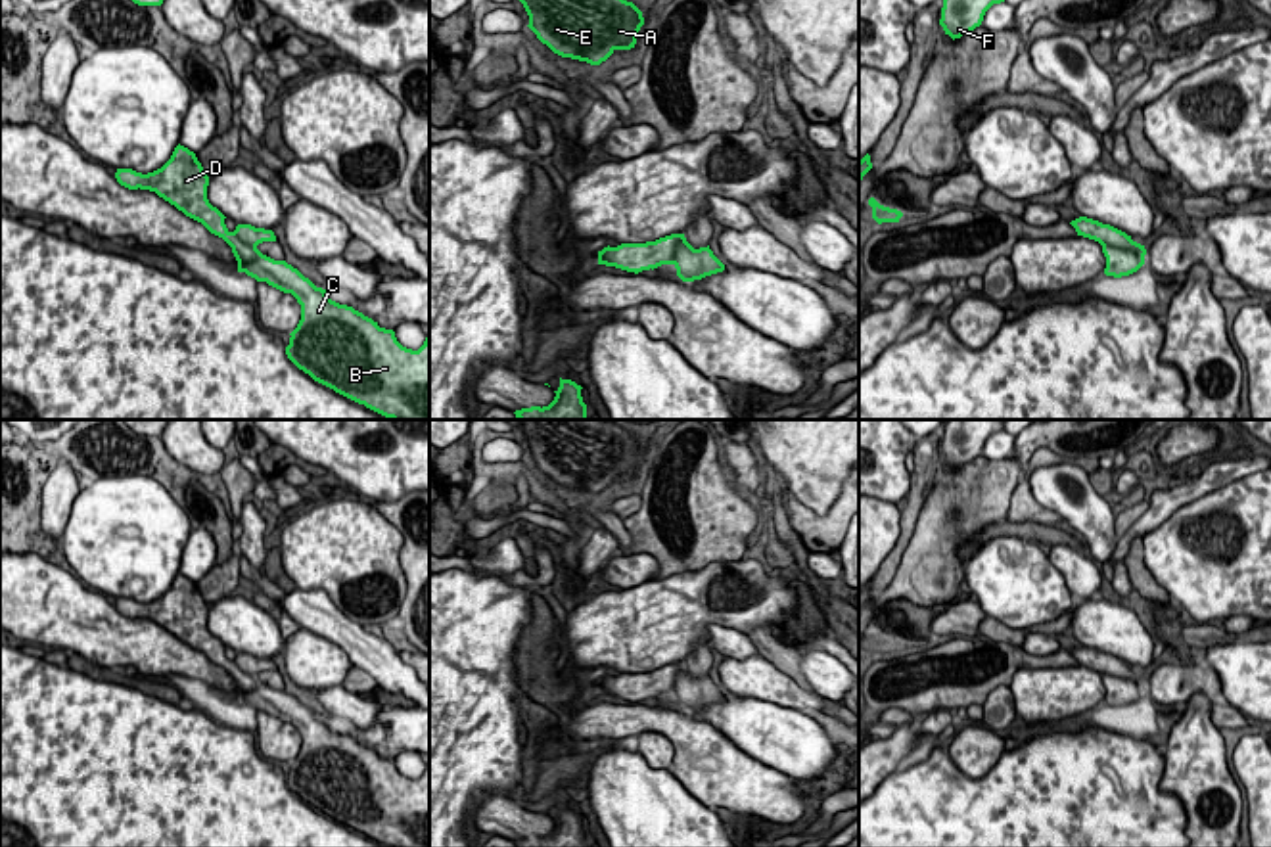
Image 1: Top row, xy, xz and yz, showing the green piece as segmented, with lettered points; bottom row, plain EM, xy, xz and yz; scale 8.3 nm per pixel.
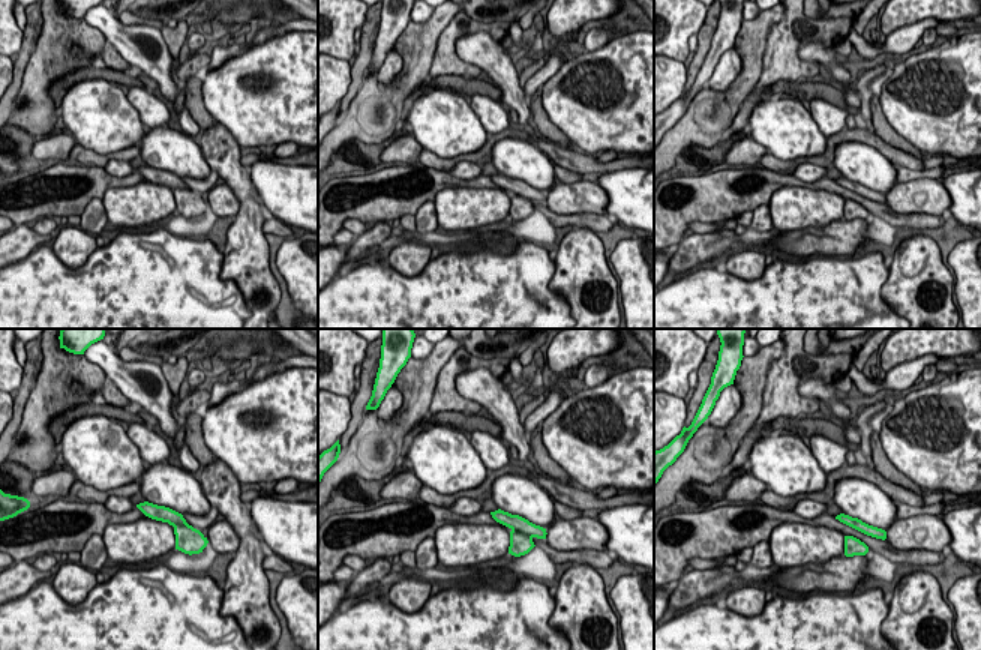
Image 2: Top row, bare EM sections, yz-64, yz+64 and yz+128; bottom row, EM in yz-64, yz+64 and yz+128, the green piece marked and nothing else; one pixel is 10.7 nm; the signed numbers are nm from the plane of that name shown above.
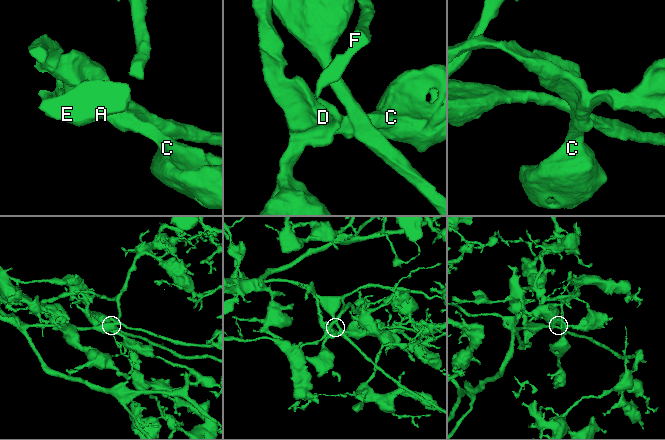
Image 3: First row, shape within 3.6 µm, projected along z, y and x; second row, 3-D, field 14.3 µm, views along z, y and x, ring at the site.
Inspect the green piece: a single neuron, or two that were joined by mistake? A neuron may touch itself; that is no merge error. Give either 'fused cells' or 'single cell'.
single cell

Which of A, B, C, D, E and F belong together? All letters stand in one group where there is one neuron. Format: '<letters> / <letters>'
A B C D E F

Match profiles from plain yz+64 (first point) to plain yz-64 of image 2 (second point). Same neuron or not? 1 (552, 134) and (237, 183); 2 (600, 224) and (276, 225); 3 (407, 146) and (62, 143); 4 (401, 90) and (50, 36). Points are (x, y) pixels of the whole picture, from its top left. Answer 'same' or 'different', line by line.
1: different
2: same
3: same
4: same

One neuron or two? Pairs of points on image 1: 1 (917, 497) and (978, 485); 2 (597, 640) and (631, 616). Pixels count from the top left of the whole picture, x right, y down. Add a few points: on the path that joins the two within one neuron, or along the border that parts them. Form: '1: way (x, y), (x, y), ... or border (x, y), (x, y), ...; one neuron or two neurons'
1: border (942, 457), (936, 481), (911, 535); two neurons
2: way (604, 633), (623, 623); one neuron

